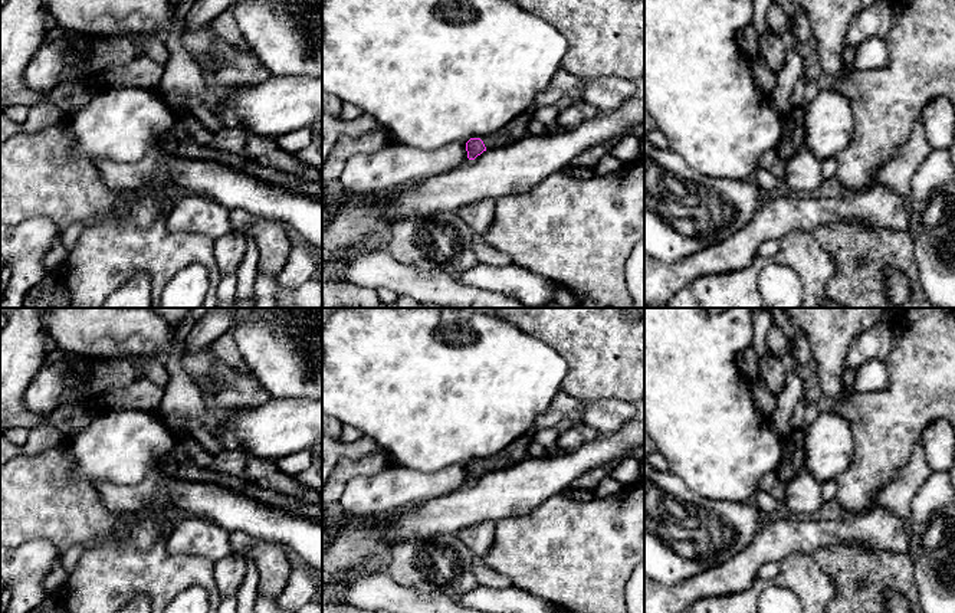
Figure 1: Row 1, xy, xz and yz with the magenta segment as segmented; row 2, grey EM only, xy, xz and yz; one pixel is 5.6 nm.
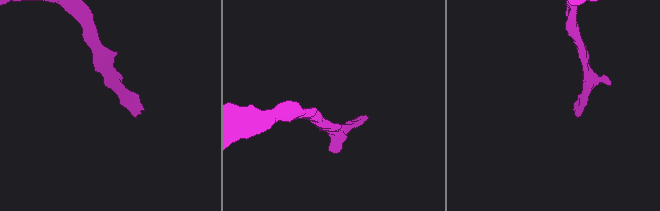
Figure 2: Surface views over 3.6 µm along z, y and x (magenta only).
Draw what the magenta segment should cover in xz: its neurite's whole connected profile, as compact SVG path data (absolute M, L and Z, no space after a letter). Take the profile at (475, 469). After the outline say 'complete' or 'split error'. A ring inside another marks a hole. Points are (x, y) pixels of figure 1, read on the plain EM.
M534 430L522 435L492 456L470 460L466 465L467 481L475 482L486 472L506 469L528 459L528 446L532 442Z | split error

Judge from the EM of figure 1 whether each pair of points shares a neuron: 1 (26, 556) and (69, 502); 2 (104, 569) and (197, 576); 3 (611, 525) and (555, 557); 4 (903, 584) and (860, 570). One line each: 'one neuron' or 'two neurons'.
1: two neurons
2: one neuron
3: one neuron
4: one neuron

